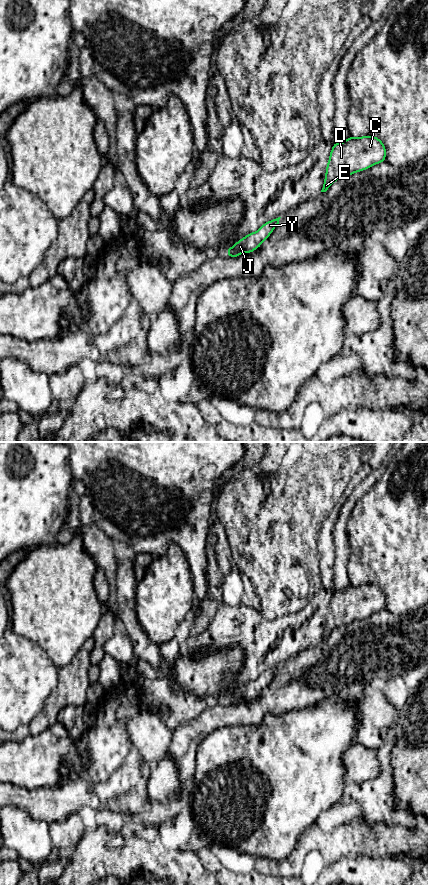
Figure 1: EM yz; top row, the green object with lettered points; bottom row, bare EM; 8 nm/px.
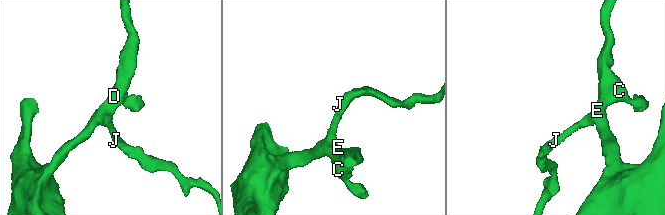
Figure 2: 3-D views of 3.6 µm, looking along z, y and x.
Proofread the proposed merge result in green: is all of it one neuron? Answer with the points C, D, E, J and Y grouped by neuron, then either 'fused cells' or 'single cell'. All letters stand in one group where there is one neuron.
C D E J Y | single cell

